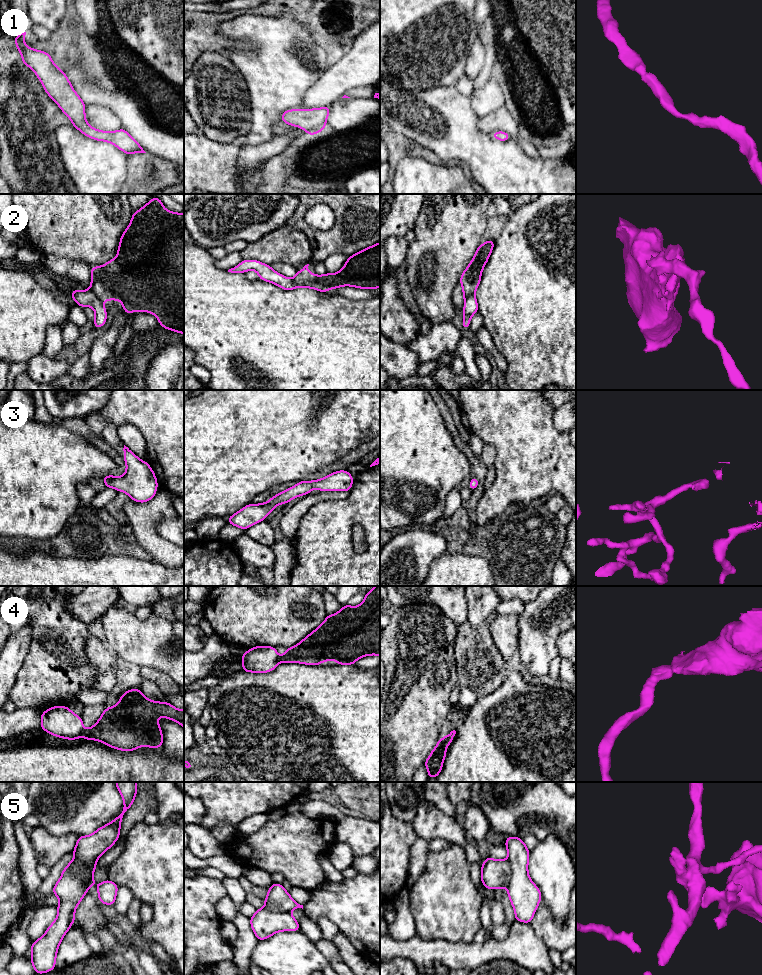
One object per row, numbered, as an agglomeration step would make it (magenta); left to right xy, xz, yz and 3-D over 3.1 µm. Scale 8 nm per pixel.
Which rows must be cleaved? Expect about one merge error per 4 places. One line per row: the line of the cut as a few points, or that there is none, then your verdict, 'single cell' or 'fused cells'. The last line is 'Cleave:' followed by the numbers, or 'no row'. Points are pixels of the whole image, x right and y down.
1: no cut | single cell
2: xy (90, 288), (101, 301) | fused cells
3: no cut | single cell
4: xy (83, 731), (81, 734) | fused cells
5: xy (71, 869), (79, 867), (88, 870) | fused cells
Cleave: 2, 4, 5

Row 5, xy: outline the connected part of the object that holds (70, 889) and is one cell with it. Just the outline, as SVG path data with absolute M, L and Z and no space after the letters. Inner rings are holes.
M116 782L116 787L124 800L122 813L93 834L78 837L72 851L75 856L64 868L53 888L52 893L60 900L57 917L45 934L31 945L31 964L36 974L47 973L56 968L58 947L72 923L76 921L75 910L92 885L97 860L119 838L123 815L132 806L137 794L137 782ZM74 867L87 869L88 873L83 876L74 875Z

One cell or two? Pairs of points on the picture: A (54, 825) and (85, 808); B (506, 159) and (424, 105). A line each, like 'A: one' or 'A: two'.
A: one
B: one

